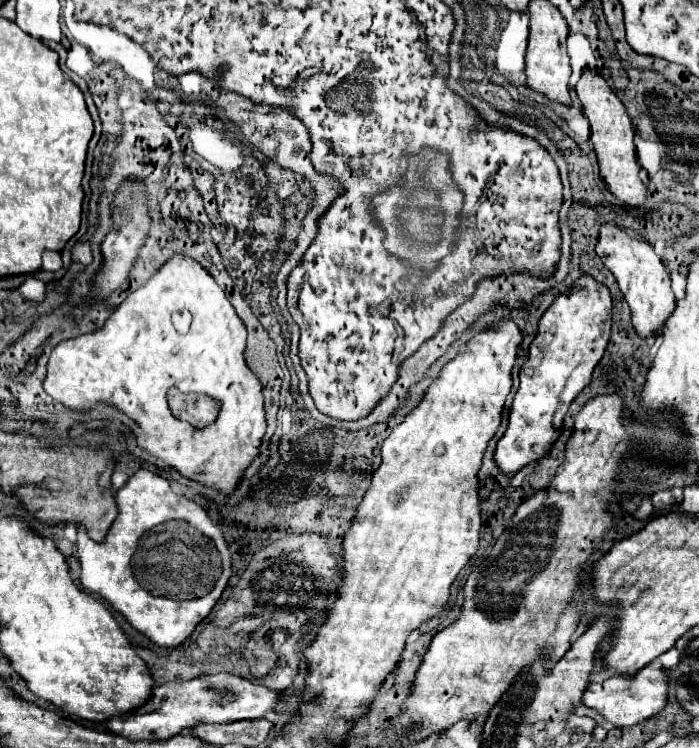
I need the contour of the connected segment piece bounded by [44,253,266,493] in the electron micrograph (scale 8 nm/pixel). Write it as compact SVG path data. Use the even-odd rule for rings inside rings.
M176 253L148 279L148 283L130 293L122 305L112 311L102 329L66 339L52 349L44 377L44 391L70 409L86 409L98 401L118 407L136 421L136 437L142 449L178 469L184 477L230 493L244 469L258 455L260 441L266 433L262 385L244 361L244 347L246 327L226 293L196 259ZM172 387L184 393L202 393L218 401L220 413L216 421L196 429L188 421L176 419L168 407L168 391Z

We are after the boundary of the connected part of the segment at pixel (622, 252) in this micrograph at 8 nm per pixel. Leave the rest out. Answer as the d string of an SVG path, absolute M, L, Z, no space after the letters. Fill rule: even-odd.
M604 223L600 227L600 237L596 243L596 253L600 255L602 263L614 273L624 299L632 311L632 323L640 337L648 337L658 333L664 327L664 321L674 311L676 299L670 287L670 273L664 261L654 253L654 247L644 241L642 237L630 235L624 227L616 223Z

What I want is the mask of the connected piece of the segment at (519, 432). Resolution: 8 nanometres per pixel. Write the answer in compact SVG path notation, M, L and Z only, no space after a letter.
M580 275L566 293L560 293L544 311L528 361L520 369L520 387L514 395L508 429L498 441L494 459L502 473L516 473L546 455L558 439L566 411L574 397L590 383L592 371L604 355L610 339L612 297L606 285L590 275Z

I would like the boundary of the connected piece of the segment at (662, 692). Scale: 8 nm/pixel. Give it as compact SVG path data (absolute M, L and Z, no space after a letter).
M654 659L634 675L628 675L628 677L614 675L602 683L590 683L582 695L582 703L598 711L604 717L604 721L608 721L612 727L632 727L664 709L668 699L666 687L668 687L668 681L666 681L664 667L660 665L658 659Z

